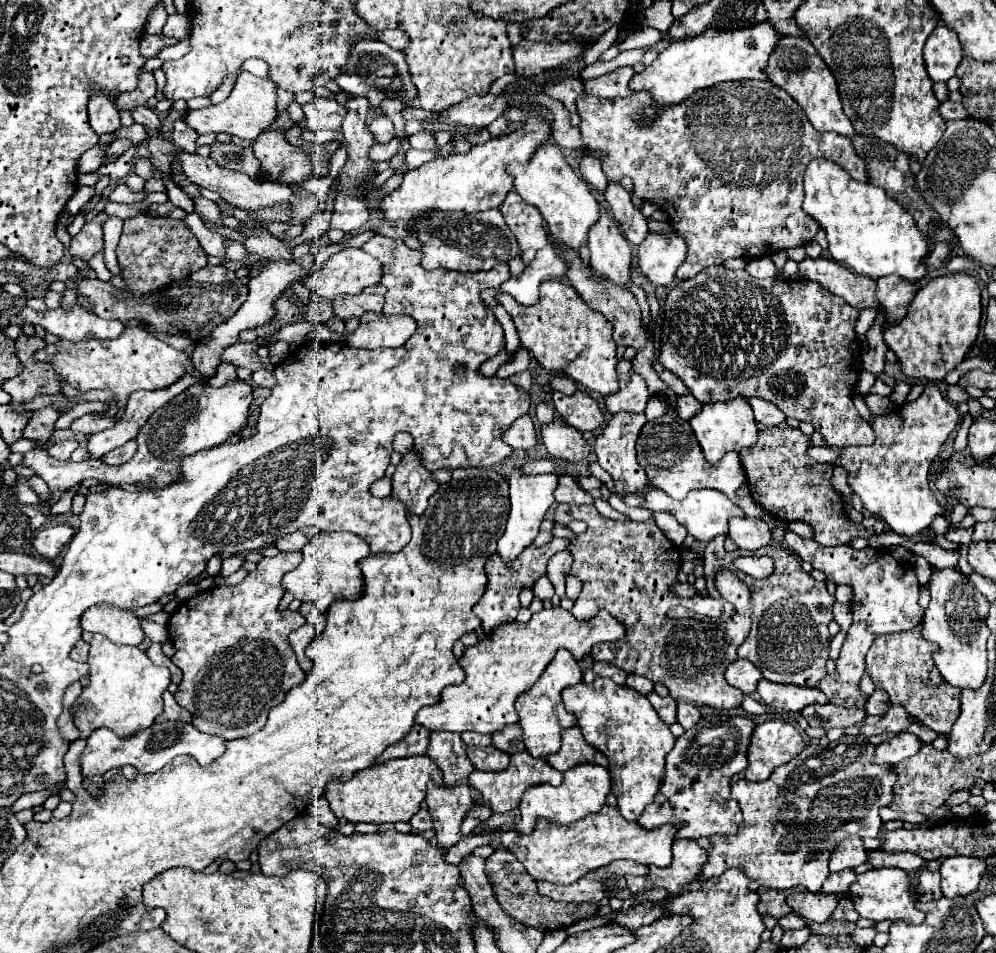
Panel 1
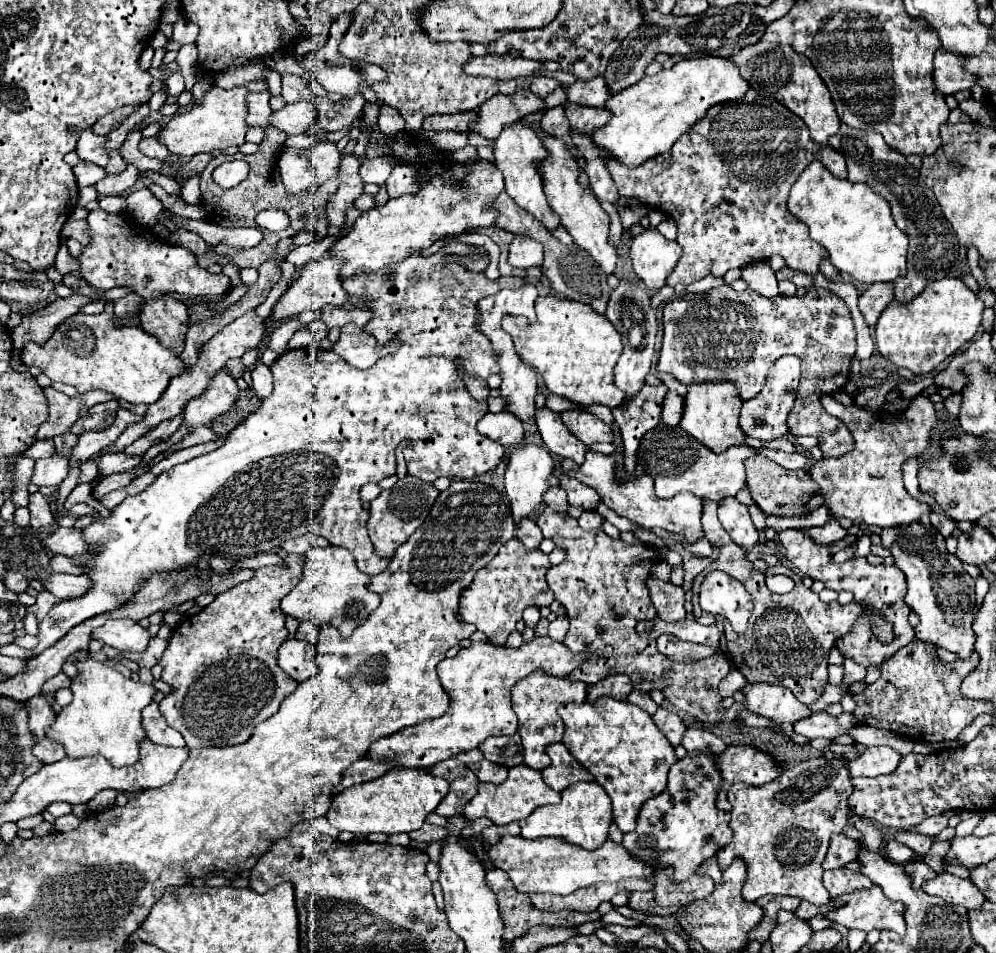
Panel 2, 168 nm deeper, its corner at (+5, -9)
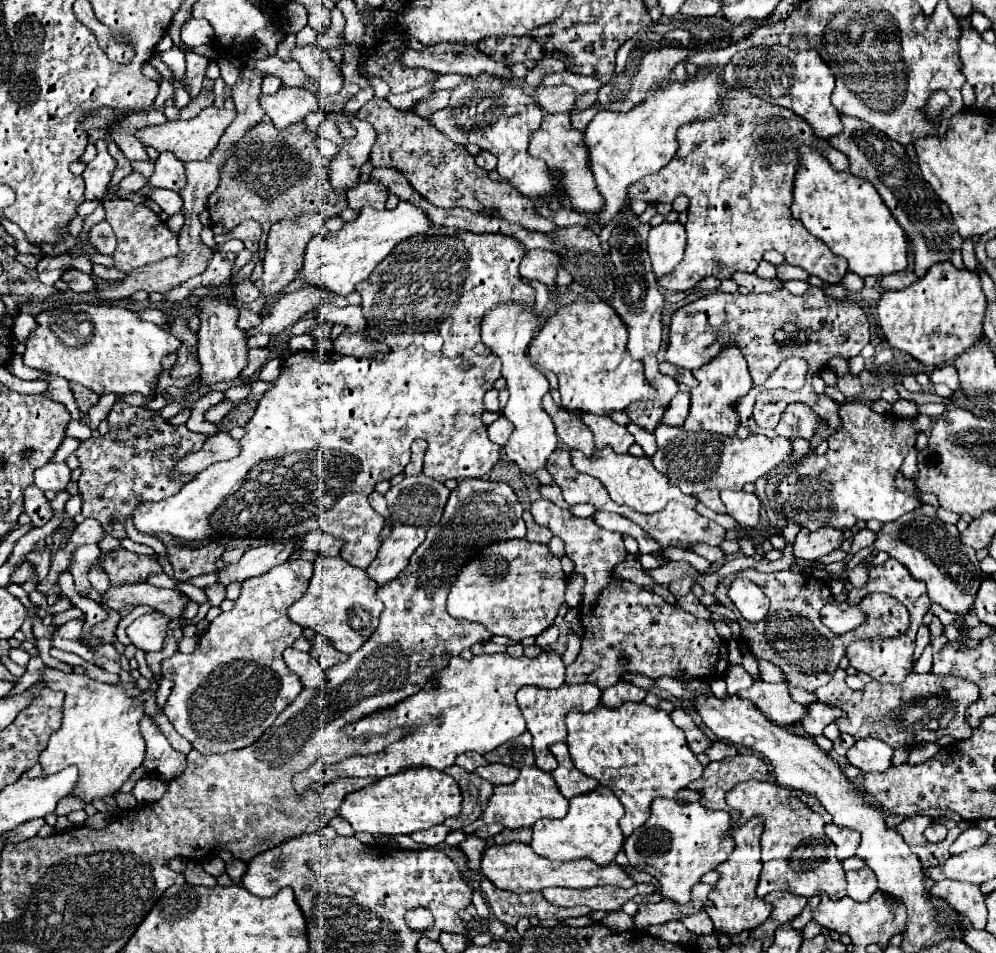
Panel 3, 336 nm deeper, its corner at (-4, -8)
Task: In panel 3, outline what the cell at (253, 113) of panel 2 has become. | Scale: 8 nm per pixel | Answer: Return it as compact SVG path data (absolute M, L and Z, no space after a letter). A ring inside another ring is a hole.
M266 76L262 82L262 94L266 94L266 96L276 94L280 86L282 86L282 80L278 76Z

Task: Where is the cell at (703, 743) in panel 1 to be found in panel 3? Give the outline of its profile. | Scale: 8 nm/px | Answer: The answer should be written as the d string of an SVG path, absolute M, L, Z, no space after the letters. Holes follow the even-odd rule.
M682 788L674 798L658 798L652 802L650 818L626 838L624 850L630 866L636 868L638 864L646 864L646 870L658 878L664 898L684 904L690 900L694 884L732 854L734 840L730 830L732 818L728 812L704 808L698 790Z

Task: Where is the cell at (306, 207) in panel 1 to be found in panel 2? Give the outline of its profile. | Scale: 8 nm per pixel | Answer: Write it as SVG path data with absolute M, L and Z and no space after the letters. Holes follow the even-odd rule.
M283 149L279 155L279 171L289 193L301 193L315 183L315 173L309 169L311 153L299 149Z

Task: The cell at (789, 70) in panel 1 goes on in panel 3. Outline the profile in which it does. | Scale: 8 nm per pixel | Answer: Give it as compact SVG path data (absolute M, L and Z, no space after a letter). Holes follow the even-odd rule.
M786 46L770 48L748 48L732 56L724 66L724 82L736 88L748 90L778 106L786 106L794 114L802 116L814 130L818 138L832 138L842 132L842 122L838 110L832 106L830 96L834 92L834 74L824 64L824 60L814 50L790 50Z

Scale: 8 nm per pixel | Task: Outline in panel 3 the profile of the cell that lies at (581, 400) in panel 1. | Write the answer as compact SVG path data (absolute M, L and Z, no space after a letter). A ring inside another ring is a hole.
M582 414L582 422L592 430L596 448L612 446L614 452L626 454L630 444L634 442L634 436L620 424L616 424L608 416L596 416L596 414Z

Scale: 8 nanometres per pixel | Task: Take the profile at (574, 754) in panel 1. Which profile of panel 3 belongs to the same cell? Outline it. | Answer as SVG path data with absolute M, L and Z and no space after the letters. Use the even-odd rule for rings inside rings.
M556 742L550 746L550 752L556 756L558 760L558 768L552 772L560 792L566 796L566 798L572 798L572 796L578 796L578 794L586 794L590 790L594 790L598 786L598 780L582 774L580 770L574 768L572 760L570 760L570 752L568 752L568 746L564 742Z

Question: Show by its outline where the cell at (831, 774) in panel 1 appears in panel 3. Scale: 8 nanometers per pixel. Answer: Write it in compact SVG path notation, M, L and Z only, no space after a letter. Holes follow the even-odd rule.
M748 780L736 784L728 796L728 806L740 810L740 820L734 828L744 826L750 818L760 816L764 820L762 842L762 872L756 888L756 896L764 898L768 892L786 890L804 898L826 894L832 900L846 896L844 868L834 854L834 844L824 834L824 820L810 806L794 798L794 790L784 788L776 782Z

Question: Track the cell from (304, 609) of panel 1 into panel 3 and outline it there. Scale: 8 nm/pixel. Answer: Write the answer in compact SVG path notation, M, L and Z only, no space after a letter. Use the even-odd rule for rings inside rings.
M320 634L314 636L314 640L312 640L312 648L310 648L310 654L320 662L320 666L322 666L324 670L328 670L330 666L334 666L334 664L338 664L338 662L344 662L344 660L348 658L346 654L338 652L336 648L332 648L332 642L326 640L326 636L322 638Z

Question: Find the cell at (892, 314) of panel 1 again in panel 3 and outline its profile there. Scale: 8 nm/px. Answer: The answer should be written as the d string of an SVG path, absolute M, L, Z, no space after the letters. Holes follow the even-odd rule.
M840 116L840 120L844 124L844 130L838 136L832 136L828 142L848 156L850 172L854 176L864 178L876 186L892 216L910 236L910 246L914 252L914 274L922 278L930 266L952 260L952 254L962 248L964 240L958 234L948 204L942 202L932 190L932 186L922 178L918 164L914 164L906 156L904 146L890 140L884 132L872 128L860 118Z

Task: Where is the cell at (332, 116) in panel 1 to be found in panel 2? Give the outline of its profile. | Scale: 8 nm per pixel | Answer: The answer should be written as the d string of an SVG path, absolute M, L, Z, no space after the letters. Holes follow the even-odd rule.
M309 101L287 103L283 109L271 113L269 123L271 127L287 135L299 135L299 133L309 131L317 123L317 109Z

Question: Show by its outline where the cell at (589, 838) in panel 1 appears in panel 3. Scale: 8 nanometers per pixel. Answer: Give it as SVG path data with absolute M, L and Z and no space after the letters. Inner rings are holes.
M508 842L508 844L494 844L484 850L480 860L482 874L500 890L510 890L516 894L530 892L530 890L544 890L548 886L562 886L562 888L594 888L594 886L618 886L618 888L632 888L636 882L626 872L624 866L612 862L608 866L600 866L592 860L572 860L572 862L558 862L546 860L532 852L532 848L524 842Z

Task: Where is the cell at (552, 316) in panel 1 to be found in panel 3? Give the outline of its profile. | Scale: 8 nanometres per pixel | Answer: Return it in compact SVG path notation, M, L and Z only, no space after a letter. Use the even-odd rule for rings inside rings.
M572 302L560 306L558 312L544 322L540 332L530 342L528 356L532 364L544 370L552 370L558 376L562 408L580 408L592 414L608 414L612 410L624 410L632 402L654 398L654 390L648 388L650 384L644 378L642 364L630 360L630 354L626 352L626 340L626 328L622 328L622 320L618 320L618 314L614 312L614 308L610 308L608 302Z

